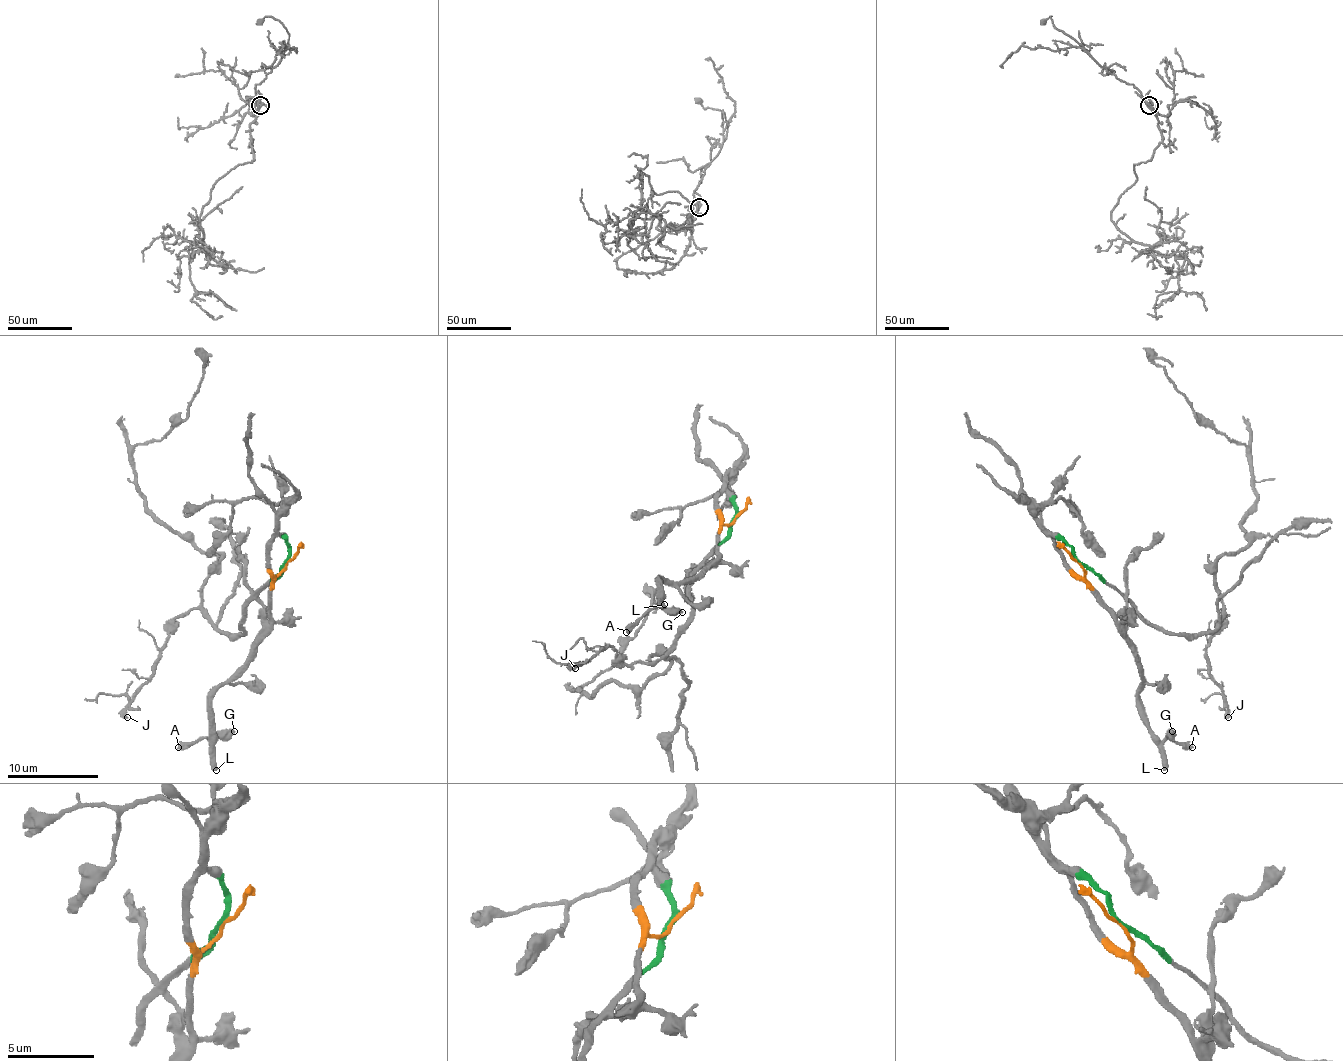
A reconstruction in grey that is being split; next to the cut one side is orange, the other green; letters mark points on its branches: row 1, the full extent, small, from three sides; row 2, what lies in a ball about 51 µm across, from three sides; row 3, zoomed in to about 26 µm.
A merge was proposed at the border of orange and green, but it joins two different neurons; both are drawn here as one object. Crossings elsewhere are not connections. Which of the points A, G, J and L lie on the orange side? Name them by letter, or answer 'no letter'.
A, G, L

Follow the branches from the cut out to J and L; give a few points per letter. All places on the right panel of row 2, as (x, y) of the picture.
J: (1079, 562), (1174, 634), (1206, 634), (1222, 609), (1206, 648), (1228, 718)
L: (1079, 562), (1088, 587), (1122, 621), (1124, 639), (1142, 677), (1138, 713), (1158, 747), (1165, 770)

